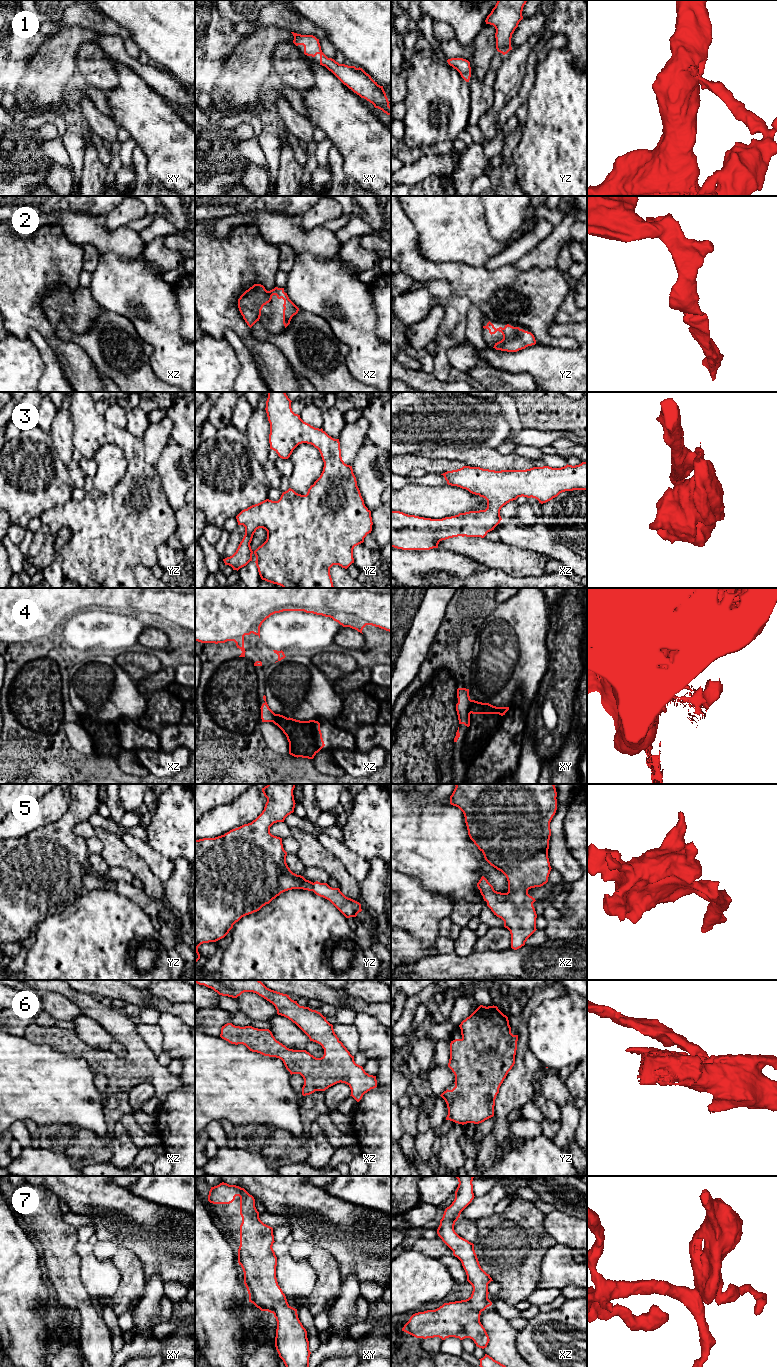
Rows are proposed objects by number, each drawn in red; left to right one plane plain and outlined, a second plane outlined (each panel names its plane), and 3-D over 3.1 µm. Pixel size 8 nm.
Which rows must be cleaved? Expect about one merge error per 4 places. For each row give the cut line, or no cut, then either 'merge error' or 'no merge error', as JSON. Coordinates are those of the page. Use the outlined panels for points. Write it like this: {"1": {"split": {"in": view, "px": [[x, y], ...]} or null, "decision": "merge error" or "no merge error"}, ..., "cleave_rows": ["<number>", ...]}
{"1": {"split": null, "decision": "no merge error"}, "2": {"split": null, "decision": "no merge error"}, "3": {"split": null, "decision": "no merge error"}, "4": {"split": {"in": "xy", "px": [[471, 700], [470, 713]]}, "decision": "merge error"}, "5": {"split": null, "decision": "no merge error"}, "6": {"split": null, "decision": "no merge error"}, "7": {"split": null, "decision": "no merge error"}, "cleave_rows": ["4"]}

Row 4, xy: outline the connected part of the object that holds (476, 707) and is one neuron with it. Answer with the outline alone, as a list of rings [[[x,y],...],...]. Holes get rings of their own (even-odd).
[[[475,700],[470,701],[470,713],[472,714],[499,714],[501,716],[509,710],[509,707],[496,707],[489,703],[482,703]]]

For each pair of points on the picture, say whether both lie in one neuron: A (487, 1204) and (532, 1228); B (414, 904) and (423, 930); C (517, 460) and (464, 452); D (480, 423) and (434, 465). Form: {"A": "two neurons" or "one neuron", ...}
{"A": "two neurons", "B": "one neuron", "C": "one neuron", "D": "two neurons"}

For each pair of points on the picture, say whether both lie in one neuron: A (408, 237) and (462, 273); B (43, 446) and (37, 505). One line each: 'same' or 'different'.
A: same
B: same

